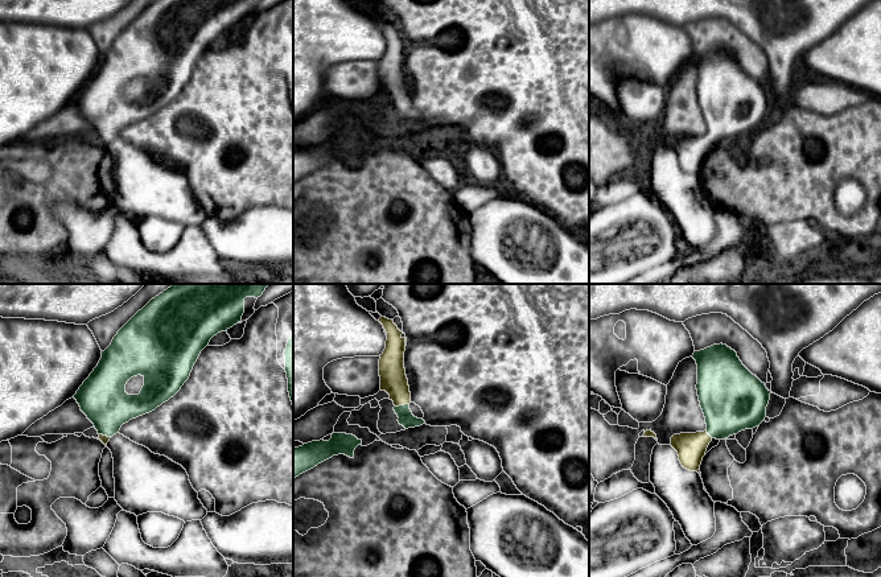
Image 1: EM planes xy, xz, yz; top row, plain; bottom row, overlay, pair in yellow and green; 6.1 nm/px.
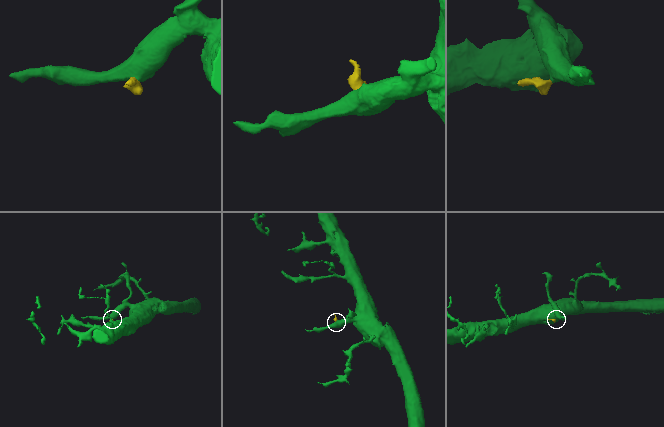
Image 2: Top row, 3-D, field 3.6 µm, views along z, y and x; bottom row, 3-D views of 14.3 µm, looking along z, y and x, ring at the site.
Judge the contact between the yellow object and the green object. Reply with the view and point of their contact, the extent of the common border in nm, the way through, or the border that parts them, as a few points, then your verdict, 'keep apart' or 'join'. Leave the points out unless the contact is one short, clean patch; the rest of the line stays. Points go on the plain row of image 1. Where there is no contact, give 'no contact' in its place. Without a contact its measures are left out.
meets yellow in xz at (402, 108); contact 90 nm long; runs through xz (394, 85), (402, 102), (402, 108), (406, 122); join

